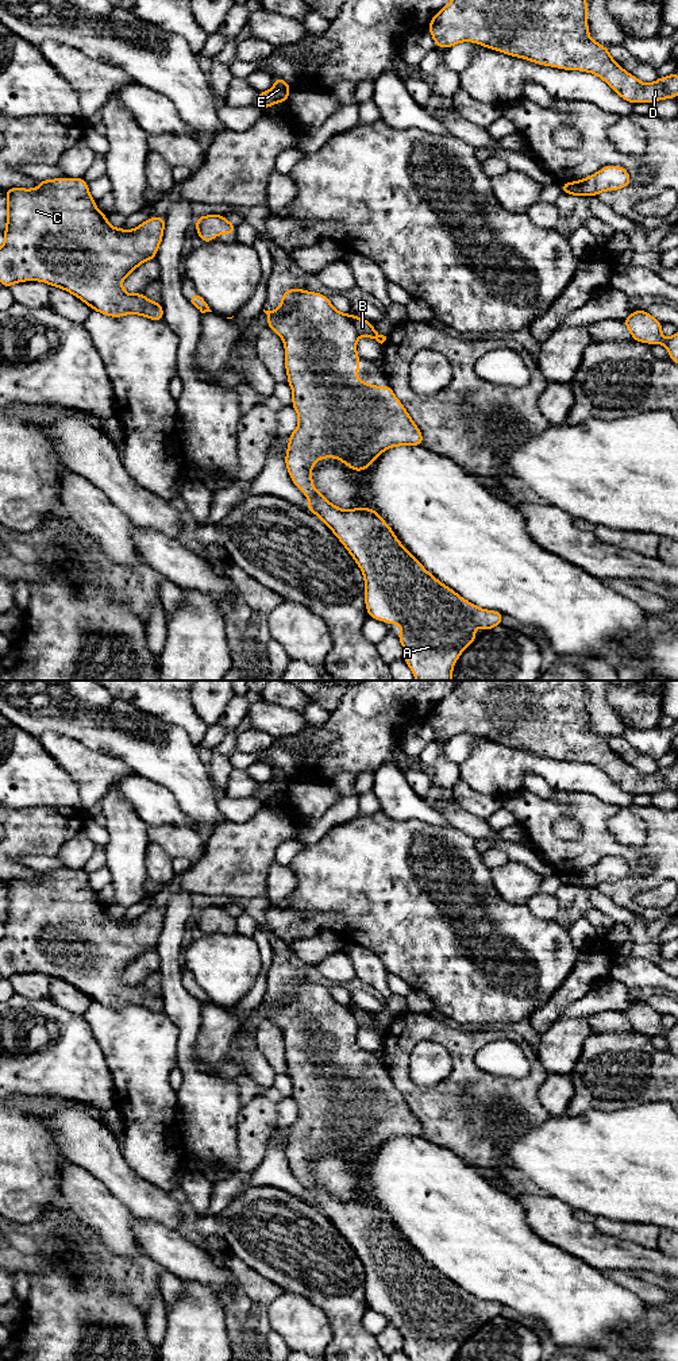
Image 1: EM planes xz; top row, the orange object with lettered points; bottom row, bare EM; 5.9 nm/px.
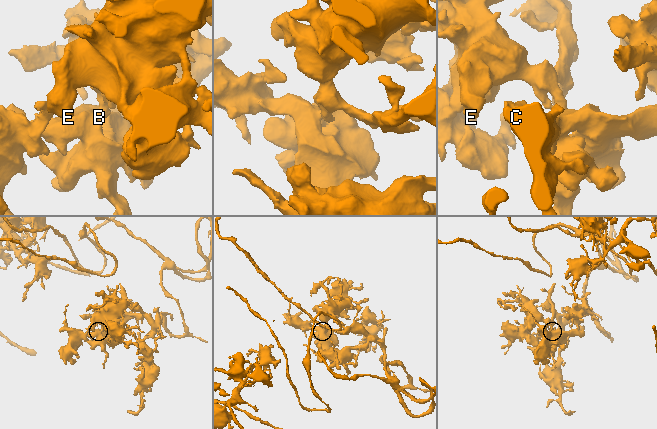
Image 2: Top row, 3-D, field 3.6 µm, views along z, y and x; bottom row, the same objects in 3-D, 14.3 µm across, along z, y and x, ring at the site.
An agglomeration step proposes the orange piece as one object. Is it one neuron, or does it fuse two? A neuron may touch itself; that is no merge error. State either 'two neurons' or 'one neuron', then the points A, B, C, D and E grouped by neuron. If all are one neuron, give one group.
one neuron; groups A B C D E

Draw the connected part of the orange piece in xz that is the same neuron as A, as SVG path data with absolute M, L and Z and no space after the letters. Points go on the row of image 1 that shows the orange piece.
M303 289L284 292L280 308L274 311L263 309L263 312L269 316L266 328L280 335L285 344L288 383L293 390L290 406L298 415L298 425L288 436L289 447L285 455L285 464L293 483L309 500L305 510L319 516L362 570L369 617L382 620L385 624L402 625L402 631L398 632L397 637L404 647L404 660L412 670L416 680L451 680L457 659L478 636L471 628L482 626L484 632L488 632L493 626L501 625L504 614L497 610L484 610L439 582L402 547L377 510L371 510L367 506L343 510L332 505L312 483L311 469L319 459L338 458L342 463L359 473L369 469L378 455L390 447L424 446L421 431L394 396L392 388L389 385L373 386L355 377L359 371L359 355L355 350L358 338L367 336L382 344L386 336L377 333L371 321L357 317L353 313L344 315L336 311L327 296Z

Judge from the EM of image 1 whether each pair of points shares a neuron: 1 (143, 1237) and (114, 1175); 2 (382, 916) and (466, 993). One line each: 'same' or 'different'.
1: different
2: same

